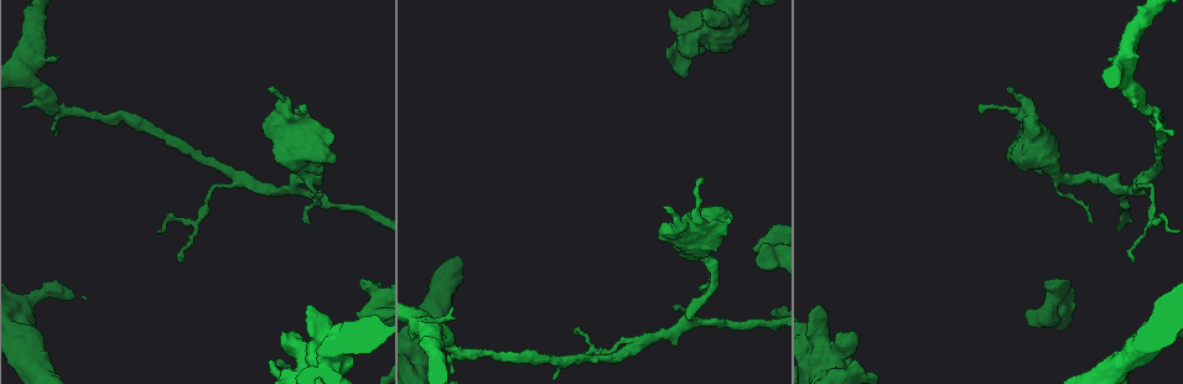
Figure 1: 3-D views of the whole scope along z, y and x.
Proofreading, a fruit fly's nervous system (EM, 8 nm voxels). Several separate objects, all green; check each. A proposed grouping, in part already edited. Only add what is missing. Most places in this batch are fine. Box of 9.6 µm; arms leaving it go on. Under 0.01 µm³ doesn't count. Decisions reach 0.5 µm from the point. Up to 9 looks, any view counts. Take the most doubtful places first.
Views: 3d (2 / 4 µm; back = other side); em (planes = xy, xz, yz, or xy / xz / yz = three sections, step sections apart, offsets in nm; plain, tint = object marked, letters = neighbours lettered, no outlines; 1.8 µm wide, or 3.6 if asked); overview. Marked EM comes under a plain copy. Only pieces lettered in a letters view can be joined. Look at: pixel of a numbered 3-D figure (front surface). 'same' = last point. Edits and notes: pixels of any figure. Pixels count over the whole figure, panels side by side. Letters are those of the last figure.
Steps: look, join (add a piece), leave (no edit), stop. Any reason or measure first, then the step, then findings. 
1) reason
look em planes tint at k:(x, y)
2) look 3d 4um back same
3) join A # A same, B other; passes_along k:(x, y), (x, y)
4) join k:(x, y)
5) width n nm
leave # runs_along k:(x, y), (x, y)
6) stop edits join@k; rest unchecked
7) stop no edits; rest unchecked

stops while still wide
look 3d 4um at 1:(754, 259)

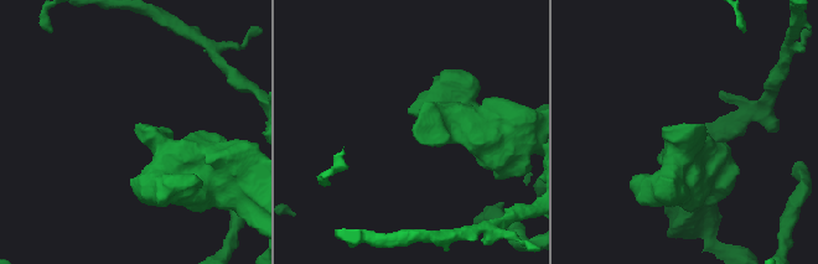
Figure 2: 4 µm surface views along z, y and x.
look em planes letters at 2:(688, 125)

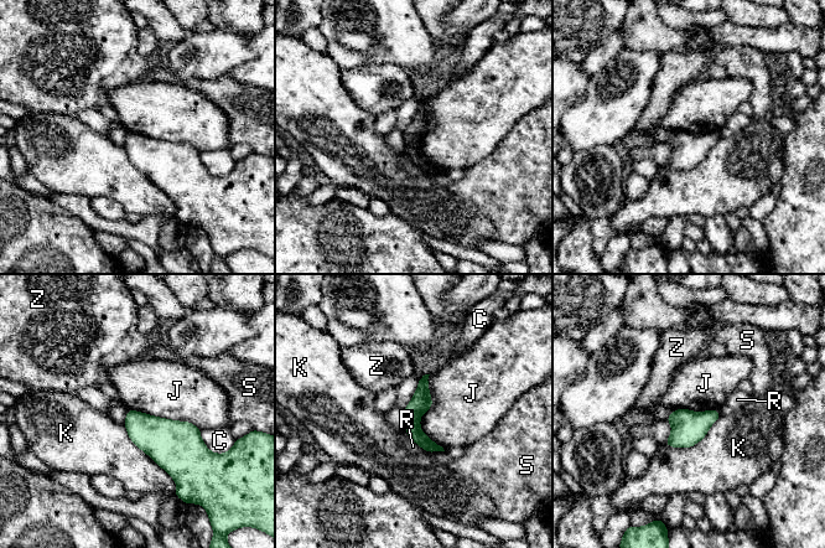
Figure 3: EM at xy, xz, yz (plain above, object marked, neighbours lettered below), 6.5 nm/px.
leave # C other, J other, K other, R other, S other, Z other; no lettered piece goes on from it

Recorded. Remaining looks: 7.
stops while still wide
look 3d 2um at 1:(1009, 89)

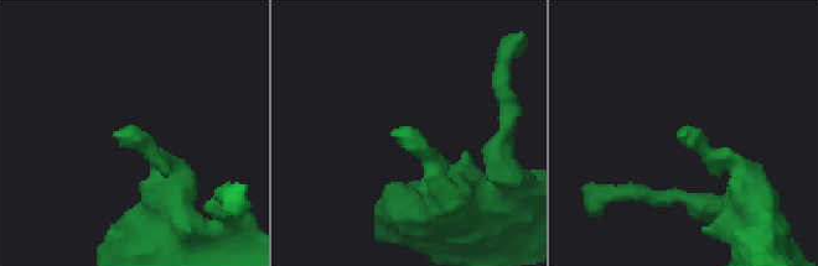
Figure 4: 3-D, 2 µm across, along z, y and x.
look em planes letters at 4:(115, 132)

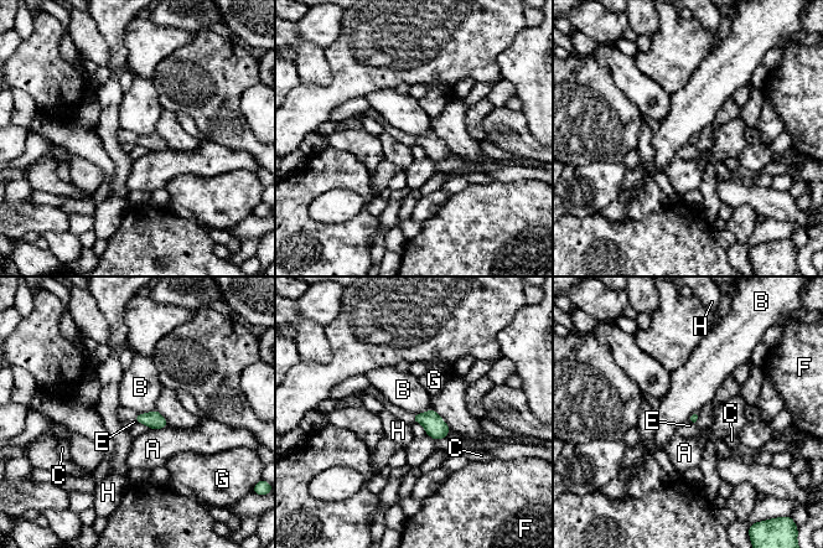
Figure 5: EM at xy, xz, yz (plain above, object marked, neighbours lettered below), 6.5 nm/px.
leave # A other, B other, C other, E other, F other, G other, H other; border 5:(154, 408), (134, 417); no lettered piece goes on from it

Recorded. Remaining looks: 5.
free end
look 3d 4um back at 1:(668, 54)

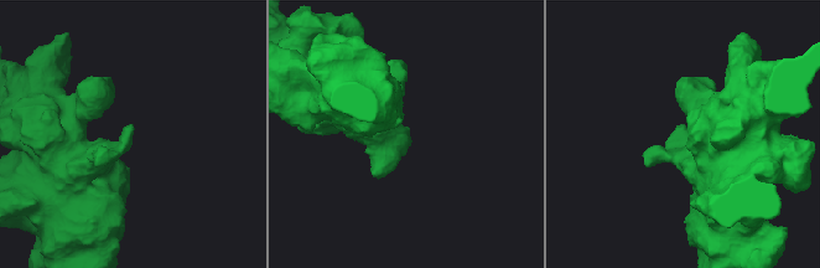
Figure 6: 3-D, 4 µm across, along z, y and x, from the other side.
now the EM
look em yz step 4 letters at 6:(683, 126)

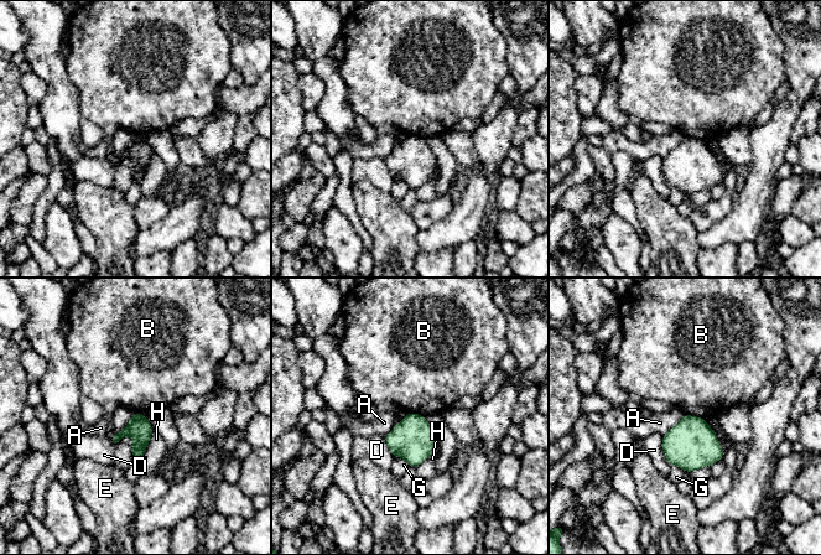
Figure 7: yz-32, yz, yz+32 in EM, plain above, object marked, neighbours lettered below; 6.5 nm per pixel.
leave # A other, B other, D other, E other, G other, H other; border 7:(685, 413), (703, 419); none of them fits

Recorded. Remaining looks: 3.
branch stops here
look 3d 4um back at 1:(1133, 107)

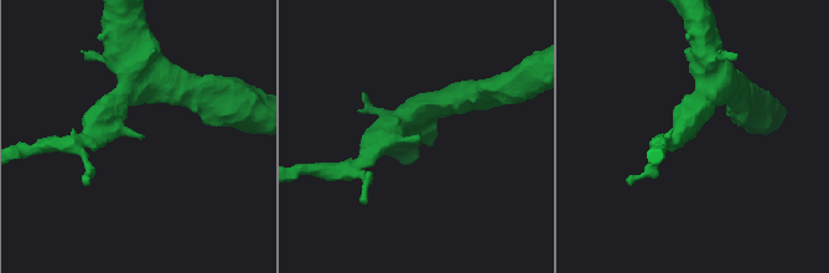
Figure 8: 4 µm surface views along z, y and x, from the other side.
look em planes tint at 8:(420, 138)

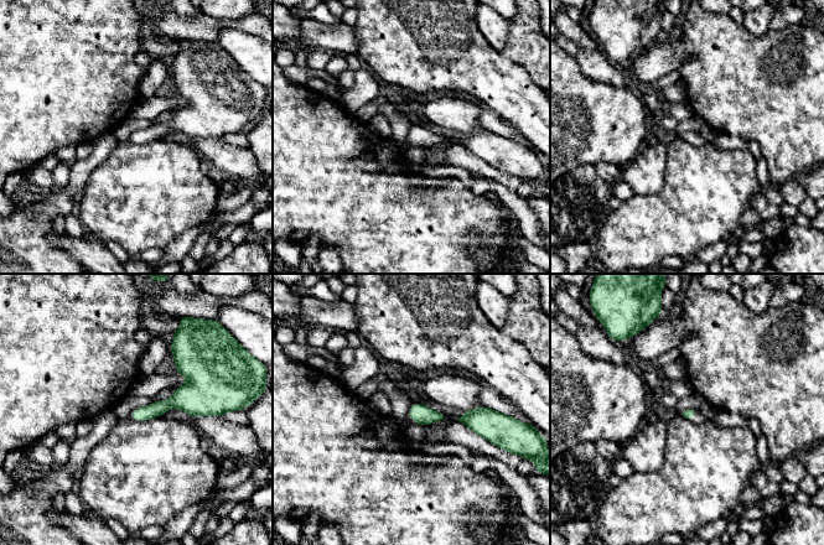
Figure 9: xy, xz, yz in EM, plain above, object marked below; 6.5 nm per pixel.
look em planes letters same

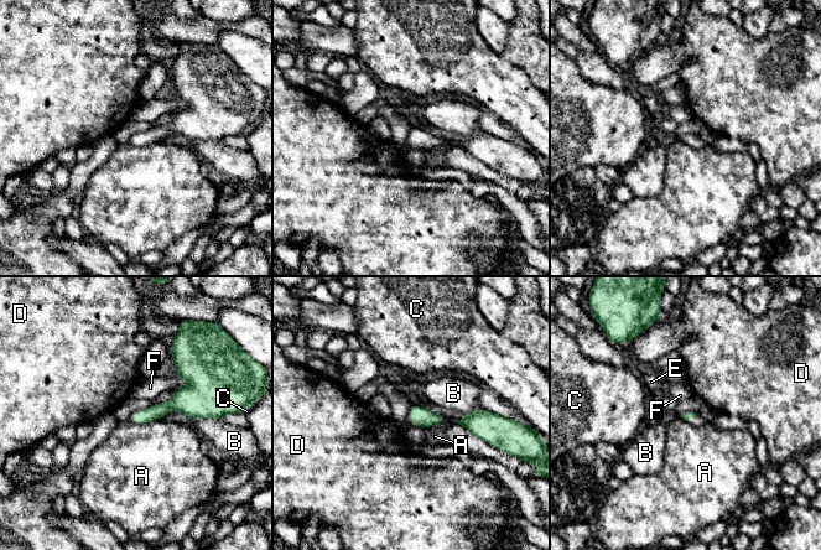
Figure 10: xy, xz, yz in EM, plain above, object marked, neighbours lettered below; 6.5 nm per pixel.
leave # A other, B other, C other, D other, E other, F other; border 10:(160, 418), (134, 423); none of them fits

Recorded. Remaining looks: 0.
stop no edits; rest unchecked

